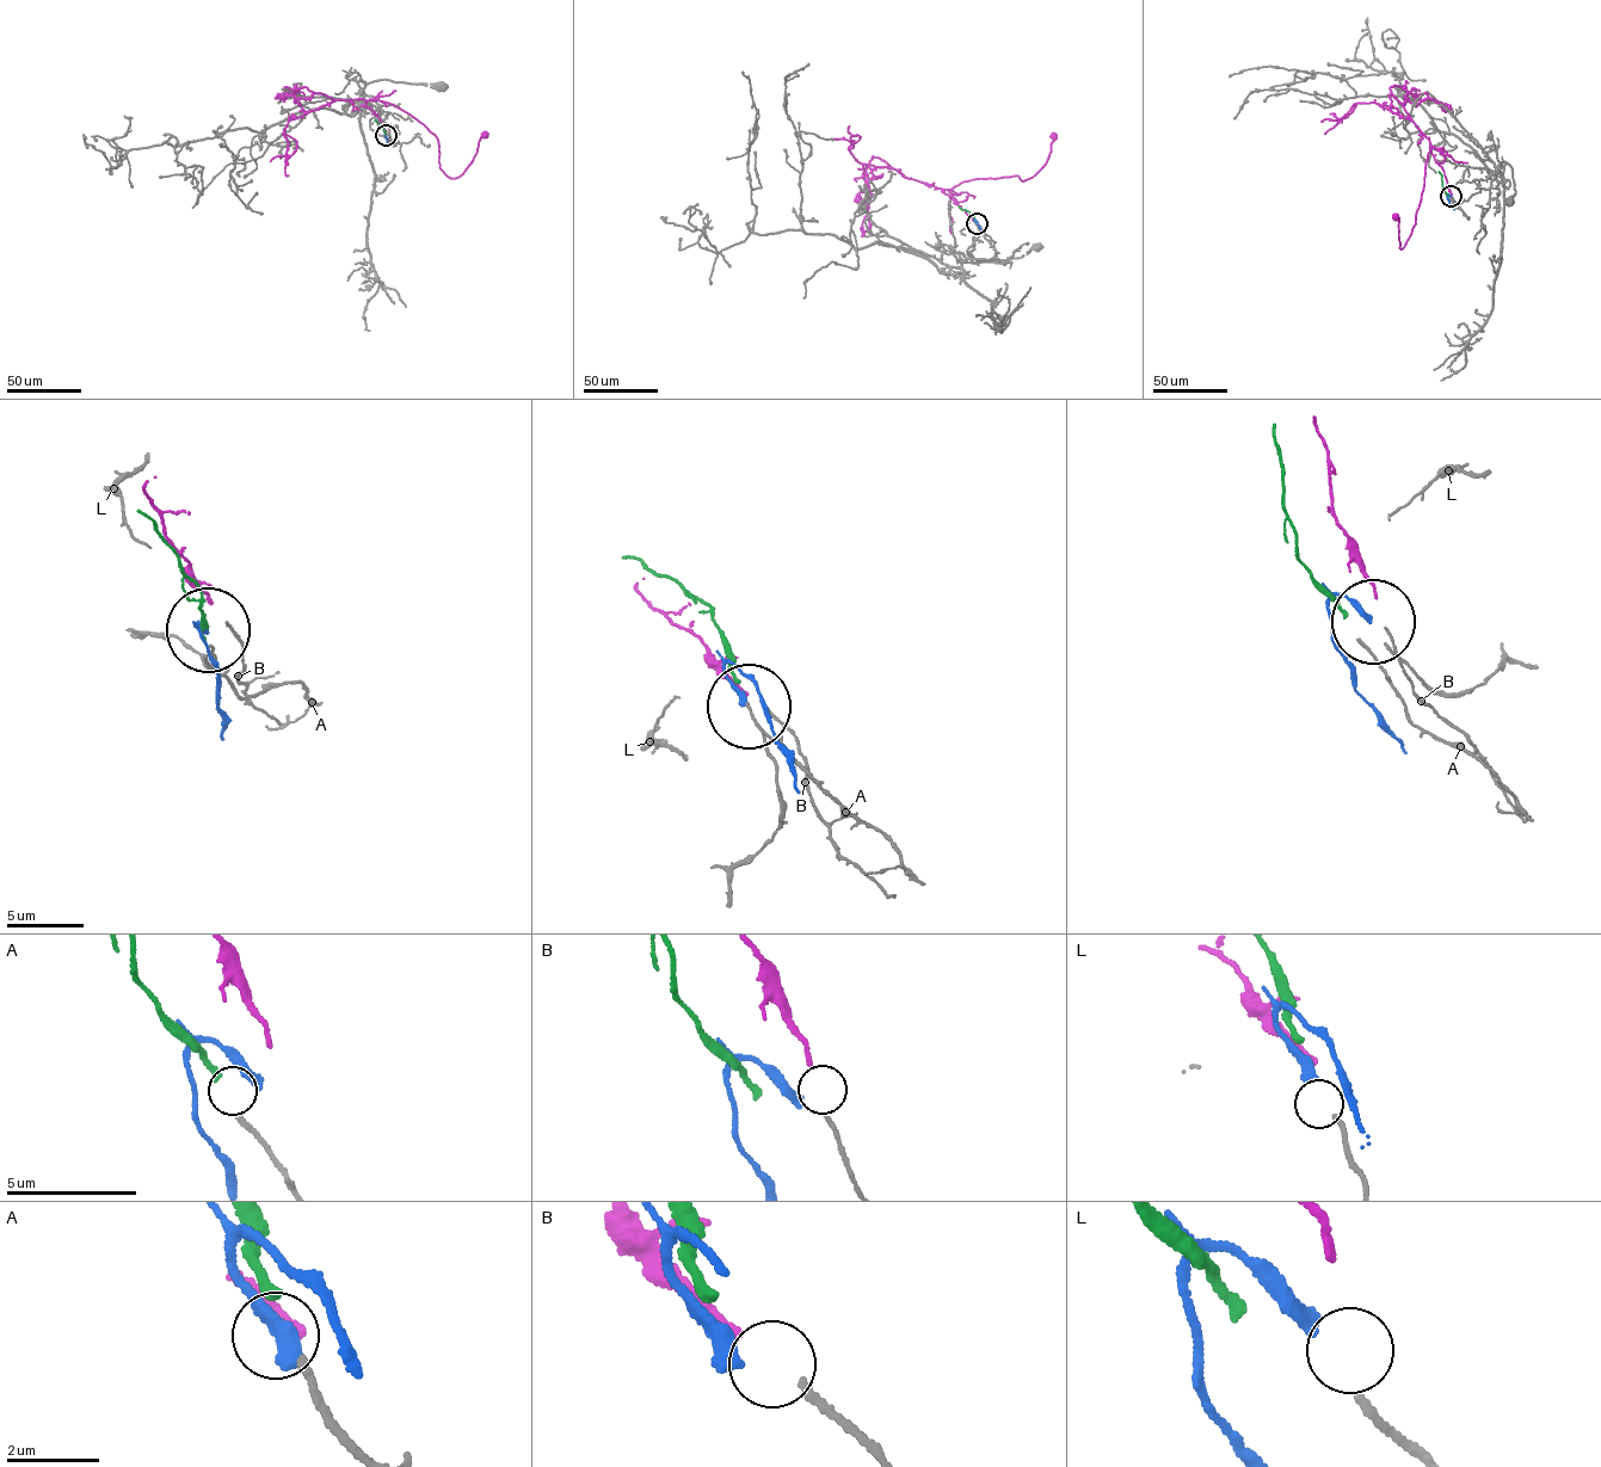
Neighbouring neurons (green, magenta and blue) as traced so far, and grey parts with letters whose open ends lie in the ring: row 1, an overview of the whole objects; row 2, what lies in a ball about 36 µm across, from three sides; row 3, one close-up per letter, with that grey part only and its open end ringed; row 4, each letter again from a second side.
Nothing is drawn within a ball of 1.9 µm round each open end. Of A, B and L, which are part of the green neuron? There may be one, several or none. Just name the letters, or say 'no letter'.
A

